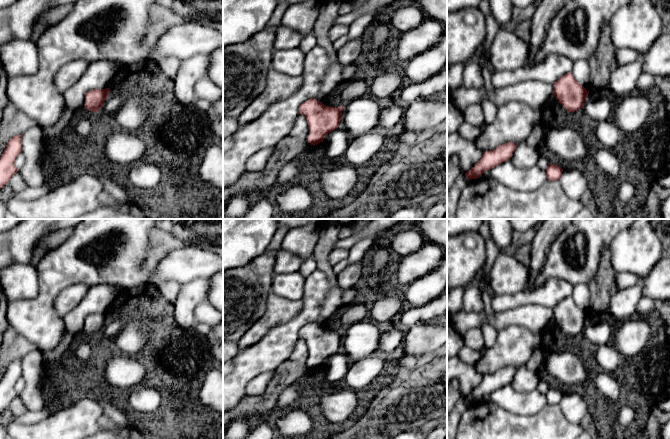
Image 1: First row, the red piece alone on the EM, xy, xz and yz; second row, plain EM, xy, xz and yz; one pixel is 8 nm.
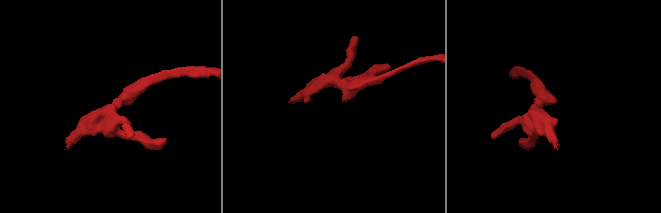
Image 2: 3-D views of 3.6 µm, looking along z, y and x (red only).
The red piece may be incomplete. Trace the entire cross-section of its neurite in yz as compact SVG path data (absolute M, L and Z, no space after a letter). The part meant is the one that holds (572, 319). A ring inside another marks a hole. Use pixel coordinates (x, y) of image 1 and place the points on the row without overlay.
M569 296L553 307L554 320L568 336L575 336L584 330L589 318L581 308Z

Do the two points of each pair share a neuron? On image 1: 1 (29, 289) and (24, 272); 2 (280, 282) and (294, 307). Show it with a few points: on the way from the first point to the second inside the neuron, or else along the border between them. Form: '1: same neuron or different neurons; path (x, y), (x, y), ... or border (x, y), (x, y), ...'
1: same neuron; path (25, 285), (24, 276)
2: different neurons; border (271, 291), (290, 300), (300, 300)

